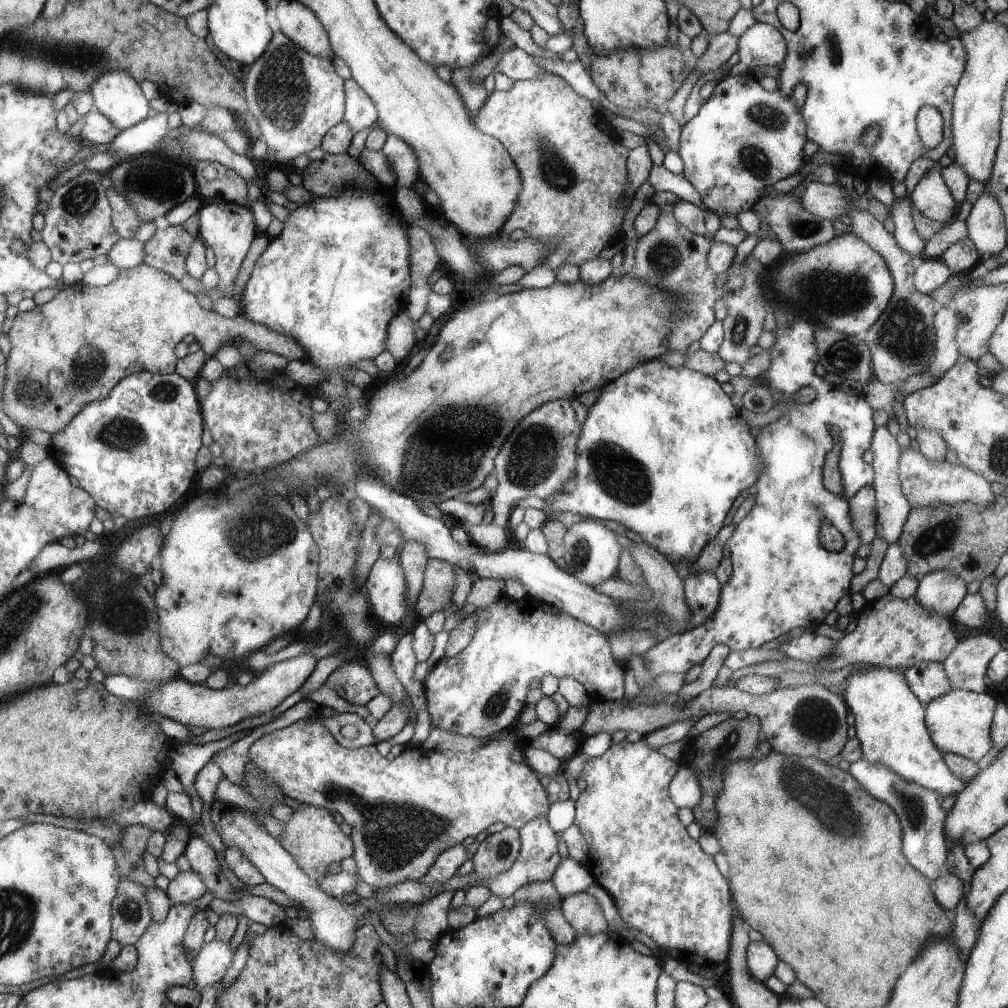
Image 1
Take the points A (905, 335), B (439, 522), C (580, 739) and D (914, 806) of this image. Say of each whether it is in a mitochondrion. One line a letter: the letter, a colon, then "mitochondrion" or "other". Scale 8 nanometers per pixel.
A: mitochondrion
B: other
C: other
D: mitochondrion

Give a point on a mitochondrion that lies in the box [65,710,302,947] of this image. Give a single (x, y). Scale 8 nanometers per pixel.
(131, 911)

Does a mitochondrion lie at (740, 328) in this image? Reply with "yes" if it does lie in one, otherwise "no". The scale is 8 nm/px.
yes

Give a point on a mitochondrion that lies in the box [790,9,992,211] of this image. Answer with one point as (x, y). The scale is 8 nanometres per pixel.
(832, 40)

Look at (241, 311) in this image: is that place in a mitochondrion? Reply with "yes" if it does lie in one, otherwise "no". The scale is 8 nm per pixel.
no

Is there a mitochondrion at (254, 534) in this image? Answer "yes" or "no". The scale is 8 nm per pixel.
yes

